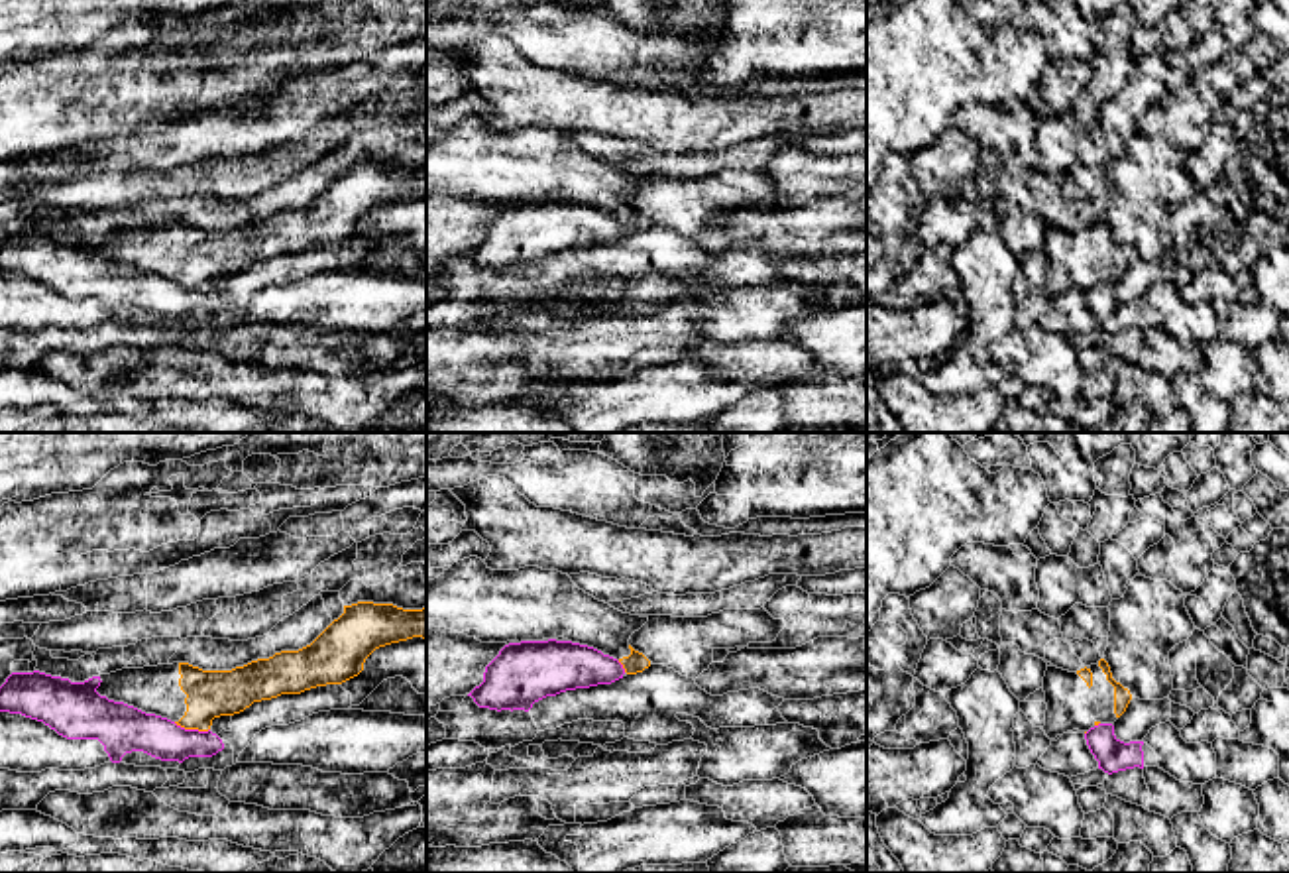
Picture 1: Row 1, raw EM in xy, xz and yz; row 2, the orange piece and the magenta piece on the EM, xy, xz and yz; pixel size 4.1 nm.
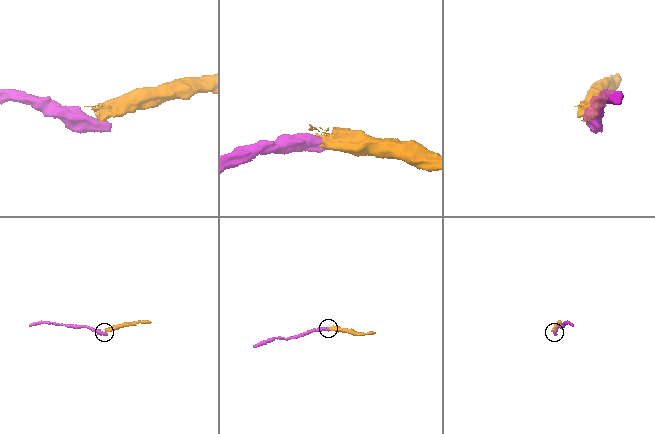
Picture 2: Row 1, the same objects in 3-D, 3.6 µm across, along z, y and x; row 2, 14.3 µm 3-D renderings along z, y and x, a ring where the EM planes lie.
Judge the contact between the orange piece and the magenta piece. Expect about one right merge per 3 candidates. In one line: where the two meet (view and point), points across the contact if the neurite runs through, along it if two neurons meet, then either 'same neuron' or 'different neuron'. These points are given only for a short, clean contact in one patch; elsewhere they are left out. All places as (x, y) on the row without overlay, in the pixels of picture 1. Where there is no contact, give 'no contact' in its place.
meets orange in xy at (191, 288); border along xy (173, 282), (185, 288), (209, 290); different neuron

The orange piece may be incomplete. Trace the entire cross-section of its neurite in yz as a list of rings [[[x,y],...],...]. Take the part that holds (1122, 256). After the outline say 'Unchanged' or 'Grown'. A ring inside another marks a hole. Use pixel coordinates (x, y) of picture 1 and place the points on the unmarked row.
[[[1104,218],[1077,232],[1047,226],[1043,252],[1043,291],[1049,299],[1073,289],[1087,293],[1098,283],[1114,283],[1132,260],[1130,250],[1112,238]]]. Grown

